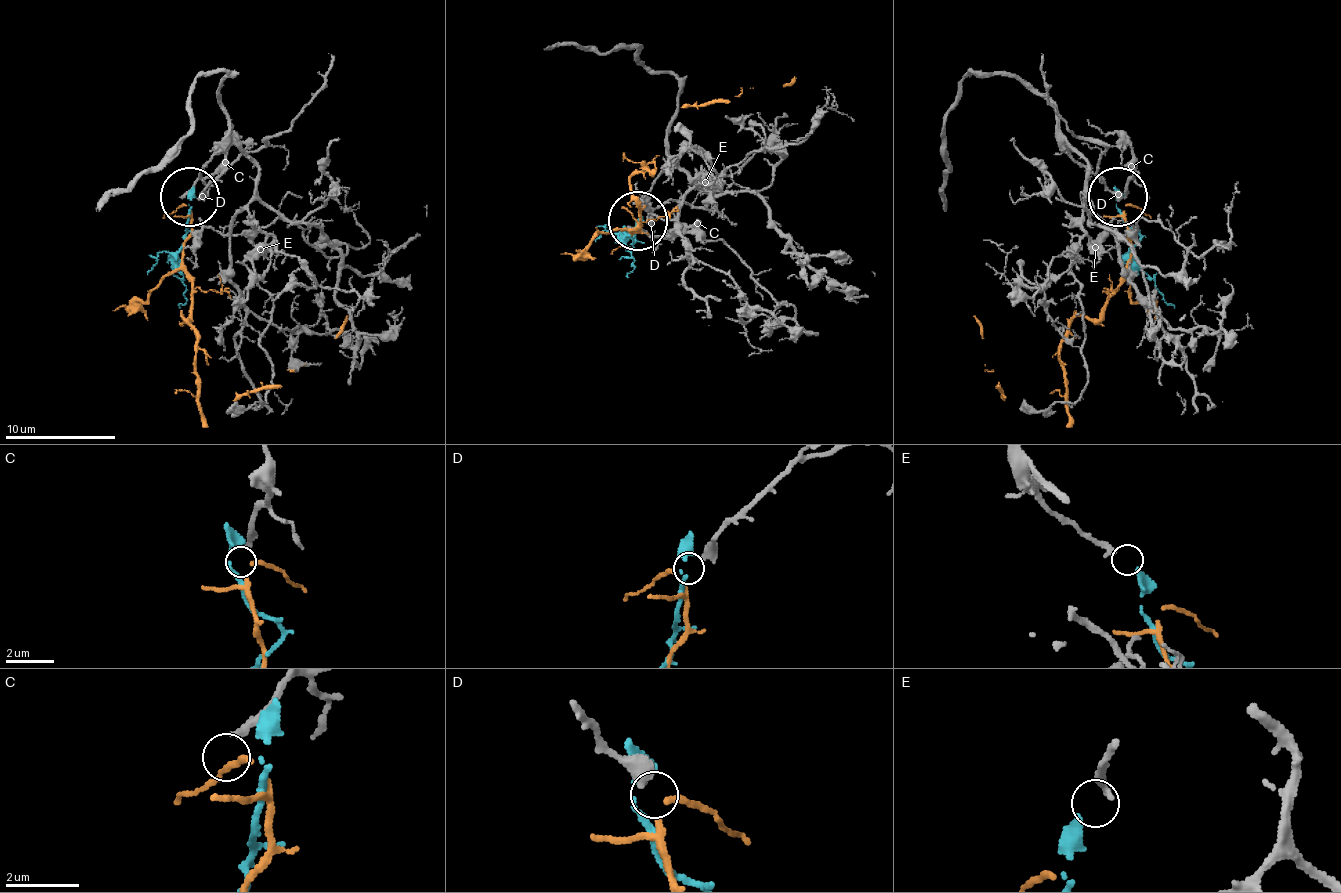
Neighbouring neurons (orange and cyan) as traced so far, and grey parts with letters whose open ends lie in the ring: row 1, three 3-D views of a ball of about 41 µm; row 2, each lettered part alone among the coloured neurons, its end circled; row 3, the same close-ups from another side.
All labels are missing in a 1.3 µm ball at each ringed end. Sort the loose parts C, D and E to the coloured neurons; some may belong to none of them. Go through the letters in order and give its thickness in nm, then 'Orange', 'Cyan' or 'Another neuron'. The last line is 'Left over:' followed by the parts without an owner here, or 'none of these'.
C: Thickness 200 nm. Another neuron
D: Thickness 440 nm. Orange
E: Thickness 200 nm. Cyan
Left over: C

